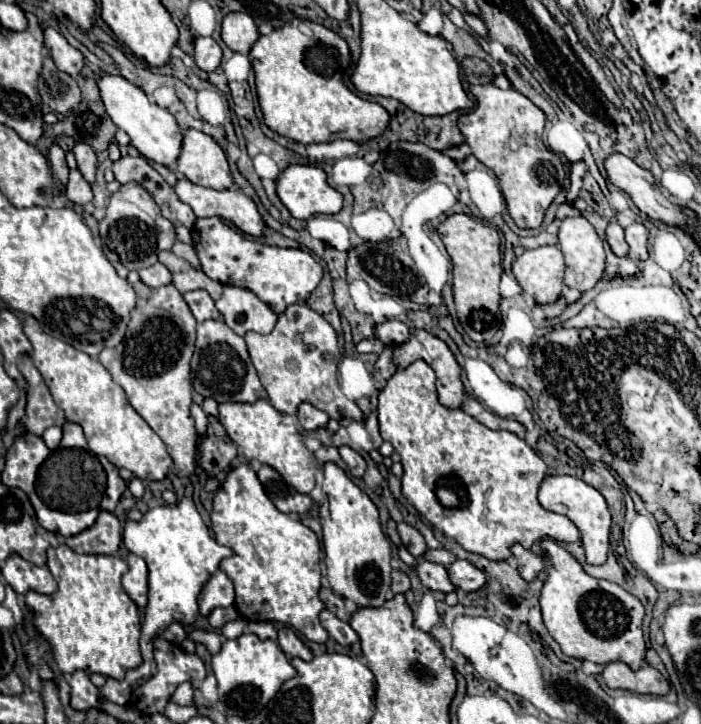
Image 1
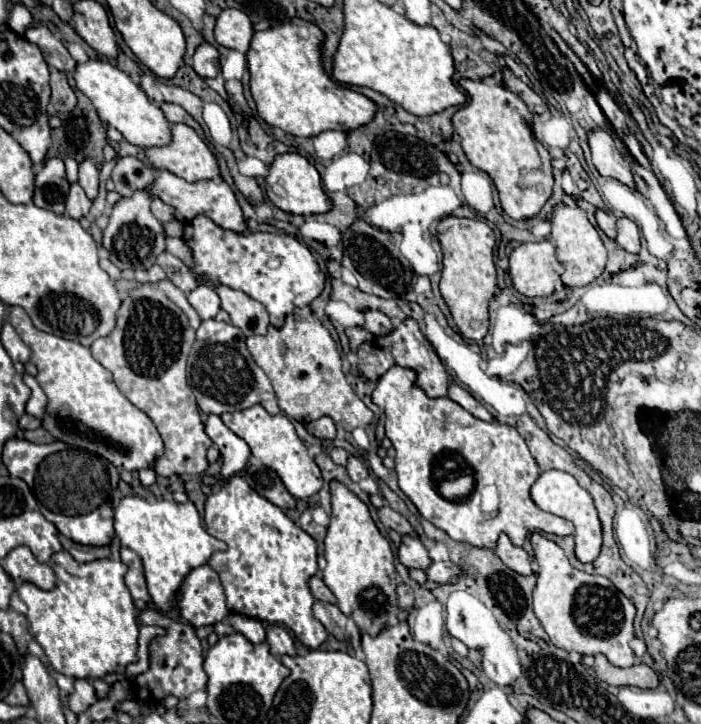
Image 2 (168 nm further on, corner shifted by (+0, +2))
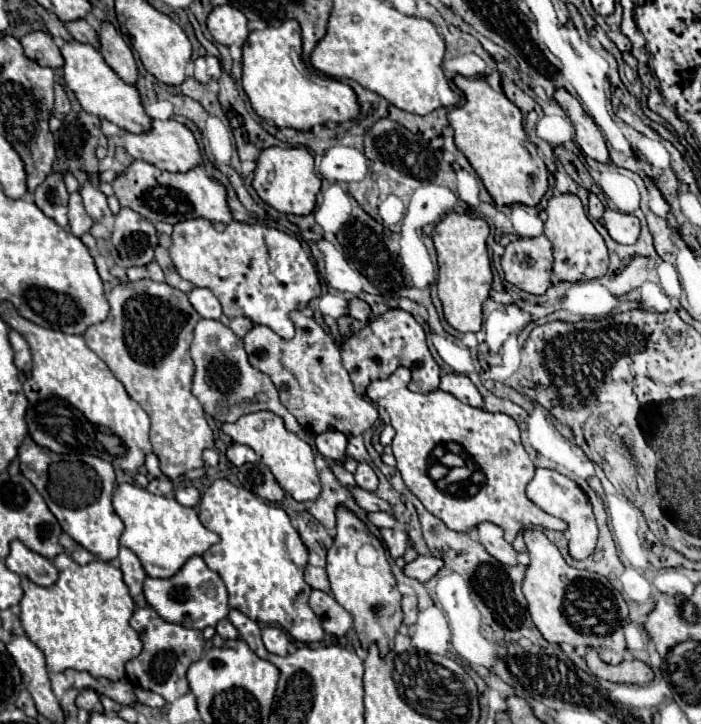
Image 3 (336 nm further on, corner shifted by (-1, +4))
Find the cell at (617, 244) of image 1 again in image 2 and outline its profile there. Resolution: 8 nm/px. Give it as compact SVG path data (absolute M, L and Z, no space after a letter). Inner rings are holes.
M597 208L597 212L595 212L595 220L597 220L599 228L601 228L609 238L615 238L615 236L617 236L617 230L615 230L615 218L613 218L609 212Z

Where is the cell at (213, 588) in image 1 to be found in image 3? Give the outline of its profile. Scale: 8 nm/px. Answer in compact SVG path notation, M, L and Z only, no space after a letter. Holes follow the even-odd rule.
M192 556L184 568L172 578L146 578L144 596L148 604L168 622L176 622L182 626L192 626L204 630L206 626L216 626L222 618L228 616L228 594L222 578L206 566L202 556Z

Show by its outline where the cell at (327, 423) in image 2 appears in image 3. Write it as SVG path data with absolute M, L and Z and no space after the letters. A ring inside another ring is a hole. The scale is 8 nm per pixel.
M326 430L314 436L316 448L324 458L342 460L346 454L346 436L340 430Z

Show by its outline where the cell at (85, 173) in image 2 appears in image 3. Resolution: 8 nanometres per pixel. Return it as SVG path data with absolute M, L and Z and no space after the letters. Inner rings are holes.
M86 178L84 186L80 188L80 196L84 200L84 206L88 210L88 214L92 216L92 220L98 220L102 214L108 214L108 204L106 204L106 196L100 192L98 186L92 184L90 178Z

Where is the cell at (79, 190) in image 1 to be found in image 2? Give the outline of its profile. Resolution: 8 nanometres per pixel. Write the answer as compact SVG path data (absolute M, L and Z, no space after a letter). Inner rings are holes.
M77 182L71 184L71 192L67 196L67 210L65 210L65 214L71 216L73 220L79 220L79 218L89 214L89 208L91 208L91 200L85 196L83 188Z

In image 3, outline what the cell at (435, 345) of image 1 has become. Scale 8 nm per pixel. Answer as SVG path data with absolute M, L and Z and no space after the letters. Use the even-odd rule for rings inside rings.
M400 308L388 310L386 314L368 322L366 328L352 334L342 344L342 366L348 370L354 390L358 394L364 394L372 380L388 378L398 366L404 366L412 372L412 382L410 382L412 392L428 394L438 390L440 386L440 366L434 362L426 346L424 328L414 320L412 314Z

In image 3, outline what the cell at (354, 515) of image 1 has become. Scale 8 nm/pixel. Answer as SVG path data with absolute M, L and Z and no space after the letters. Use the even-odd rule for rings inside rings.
M344 504L336 506L336 536L334 544L328 550L328 564L326 572L330 578L332 594L340 606L344 606L354 622L356 634L364 648L368 648L372 642L380 646L380 654L388 654L392 650L392 642L396 636L396 630L402 624L402 608L400 608L400 592L396 586L396 578L392 574L392 568L386 560L386 550L382 542L368 530L368 526ZM370 544L378 552L378 562L362 566L356 560L356 552L360 546Z

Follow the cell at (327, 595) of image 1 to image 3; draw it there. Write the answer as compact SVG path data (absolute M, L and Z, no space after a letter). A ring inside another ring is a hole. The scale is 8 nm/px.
M308 566L304 572L304 580L310 588L314 590L322 590L322 592L330 592L330 584L328 584L328 576L324 568L316 568L316 566Z

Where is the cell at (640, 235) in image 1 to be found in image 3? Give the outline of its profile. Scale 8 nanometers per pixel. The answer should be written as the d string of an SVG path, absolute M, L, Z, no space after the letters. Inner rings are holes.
M606 208L604 226L610 238L618 244L634 244L640 236L640 220L634 214L620 214Z

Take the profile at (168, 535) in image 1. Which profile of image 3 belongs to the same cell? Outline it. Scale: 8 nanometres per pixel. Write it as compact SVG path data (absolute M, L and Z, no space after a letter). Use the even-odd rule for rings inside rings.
M120 484L112 498L114 510L124 522L124 532L120 536L120 544L130 548L142 562L146 574L150 578L170 578L174 576L188 558L196 554L204 554L210 546L214 546L220 536L206 530L194 508L178 504L174 498L164 498L150 494L146 488L134 484Z

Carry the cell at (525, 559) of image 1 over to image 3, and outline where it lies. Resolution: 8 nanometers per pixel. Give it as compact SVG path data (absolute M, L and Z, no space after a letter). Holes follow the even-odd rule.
M482 522L478 528L476 528L476 534L480 534L480 542L484 544L484 548L498 560L498 562L504 562L508 566L516 566L518 560L518 552L514 550L512 544L508 544L504 540L504 532L500 530L500 526L496 524L490 524L490 522Z

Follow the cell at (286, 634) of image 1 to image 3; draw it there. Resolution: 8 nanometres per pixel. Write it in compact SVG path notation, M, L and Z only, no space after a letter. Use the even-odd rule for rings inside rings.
M268 626L264 628L262 632L262 640L264 640L264 646L270 654L278 654L278 656L286 656L288 654L288 636L282 628L276 628L276 626Z

